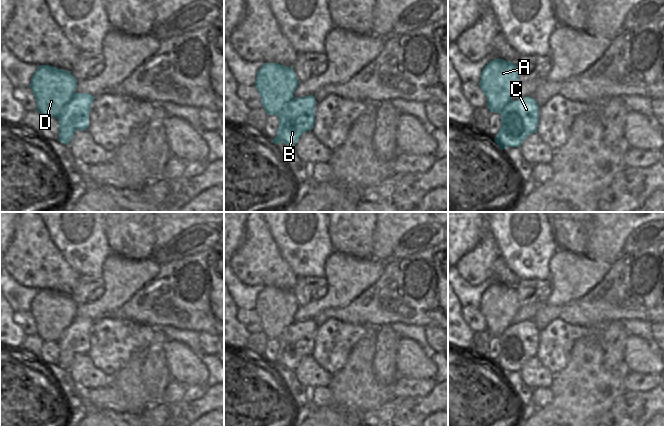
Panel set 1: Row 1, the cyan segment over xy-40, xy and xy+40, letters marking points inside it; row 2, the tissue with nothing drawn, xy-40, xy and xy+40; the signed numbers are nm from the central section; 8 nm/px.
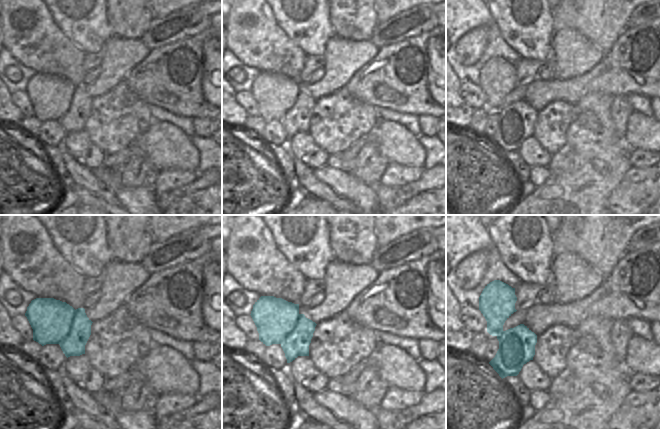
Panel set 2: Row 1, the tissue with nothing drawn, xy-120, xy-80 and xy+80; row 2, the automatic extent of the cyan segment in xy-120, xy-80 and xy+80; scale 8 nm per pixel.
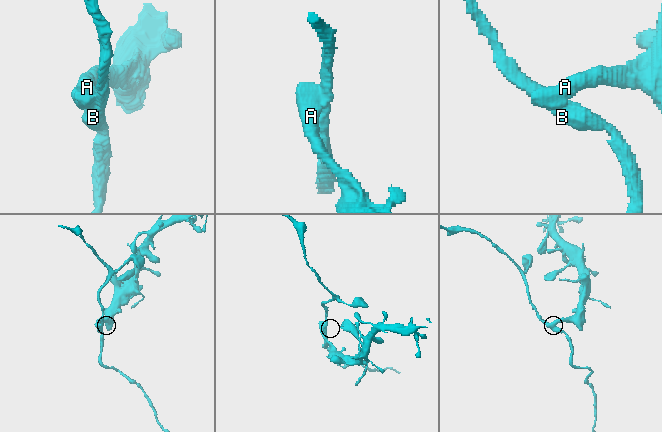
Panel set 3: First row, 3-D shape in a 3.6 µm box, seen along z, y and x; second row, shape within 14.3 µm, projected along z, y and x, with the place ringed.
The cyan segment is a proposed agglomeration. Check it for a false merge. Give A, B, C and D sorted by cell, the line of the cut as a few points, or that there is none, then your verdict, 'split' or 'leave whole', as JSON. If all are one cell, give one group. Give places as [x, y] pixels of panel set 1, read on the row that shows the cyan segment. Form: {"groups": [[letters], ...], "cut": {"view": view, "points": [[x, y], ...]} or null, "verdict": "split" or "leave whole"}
{"groups": [["A", "D"], ["B", "C"]], "cut": {"view": "xy-40", "points": [[75, 93], [57, 117]]}, "verdict": "split"}

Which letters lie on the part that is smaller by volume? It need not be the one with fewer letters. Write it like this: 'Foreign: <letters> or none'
Foreign: B, C

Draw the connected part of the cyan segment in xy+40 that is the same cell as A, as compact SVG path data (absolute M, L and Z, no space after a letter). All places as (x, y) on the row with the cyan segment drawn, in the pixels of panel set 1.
M498 58L485 65L479 86L487 98L489 110L501 113L520 83L516 64Z

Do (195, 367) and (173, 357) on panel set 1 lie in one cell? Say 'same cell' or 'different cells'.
same cell

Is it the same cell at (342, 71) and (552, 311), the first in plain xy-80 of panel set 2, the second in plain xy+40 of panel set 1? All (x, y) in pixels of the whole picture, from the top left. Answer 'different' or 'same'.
different

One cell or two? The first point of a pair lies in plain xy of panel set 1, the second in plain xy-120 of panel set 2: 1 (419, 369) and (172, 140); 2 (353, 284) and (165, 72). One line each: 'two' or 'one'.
1: one
2: two

